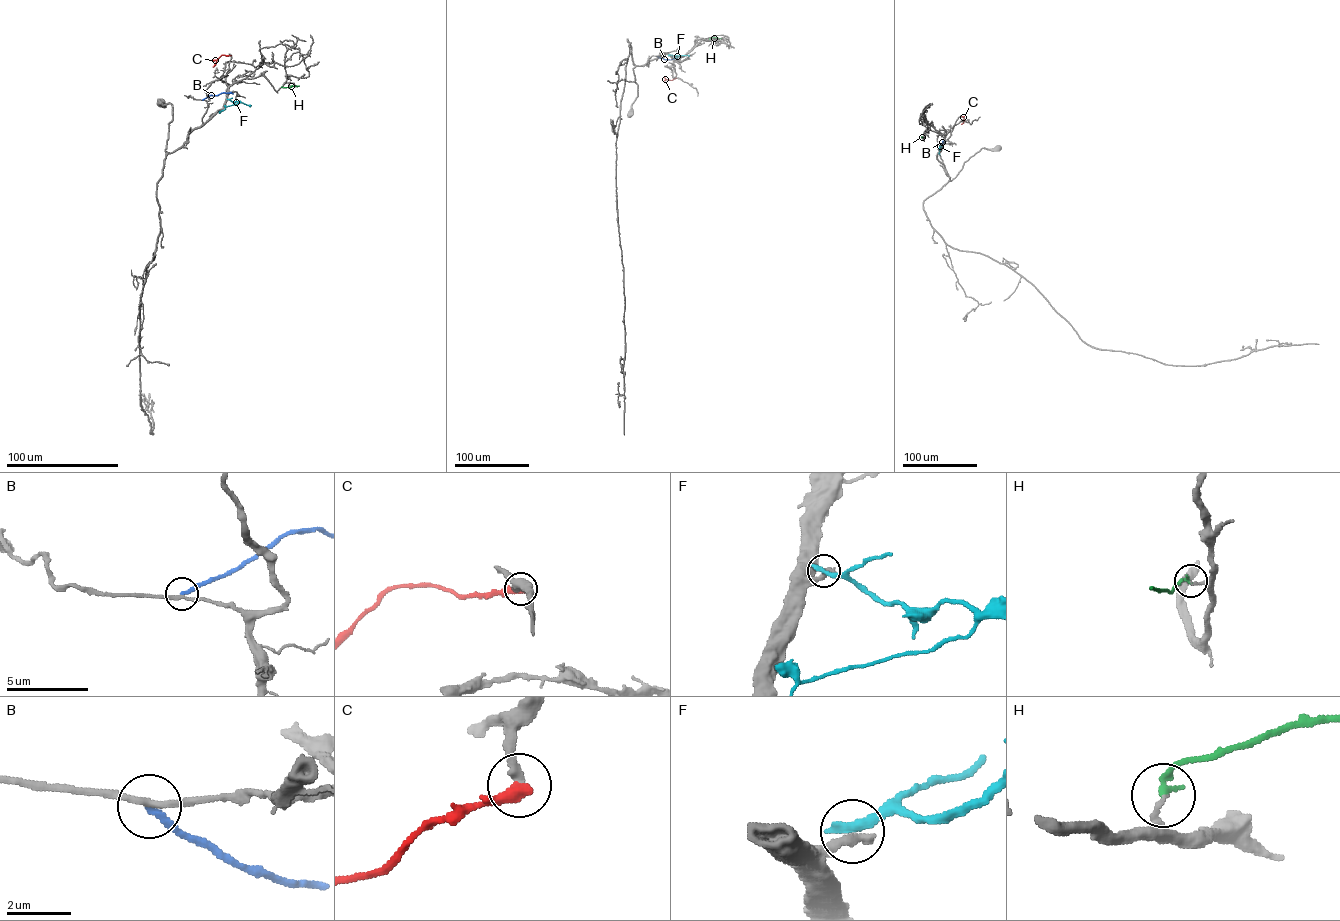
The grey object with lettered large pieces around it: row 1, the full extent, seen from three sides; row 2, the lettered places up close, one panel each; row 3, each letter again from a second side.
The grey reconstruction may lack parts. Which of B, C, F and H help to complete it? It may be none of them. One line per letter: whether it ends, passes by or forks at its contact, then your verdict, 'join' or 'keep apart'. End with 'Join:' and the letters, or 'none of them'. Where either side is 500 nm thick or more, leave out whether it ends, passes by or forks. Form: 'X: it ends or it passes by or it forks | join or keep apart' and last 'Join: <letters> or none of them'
B: it ends | keep apart
C: it ends | keep apart
F: it ends | keep apart
H: it ends | join
Join: H

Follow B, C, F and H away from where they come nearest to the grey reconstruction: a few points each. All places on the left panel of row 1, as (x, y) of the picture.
B: (202, 99), (222, 93), (233, 94)
C: (230, 55), (221, 55), (213, 67)
F: (227, 99), (238, 103), (219, 113)
H: (281, 87), (299, 85)

